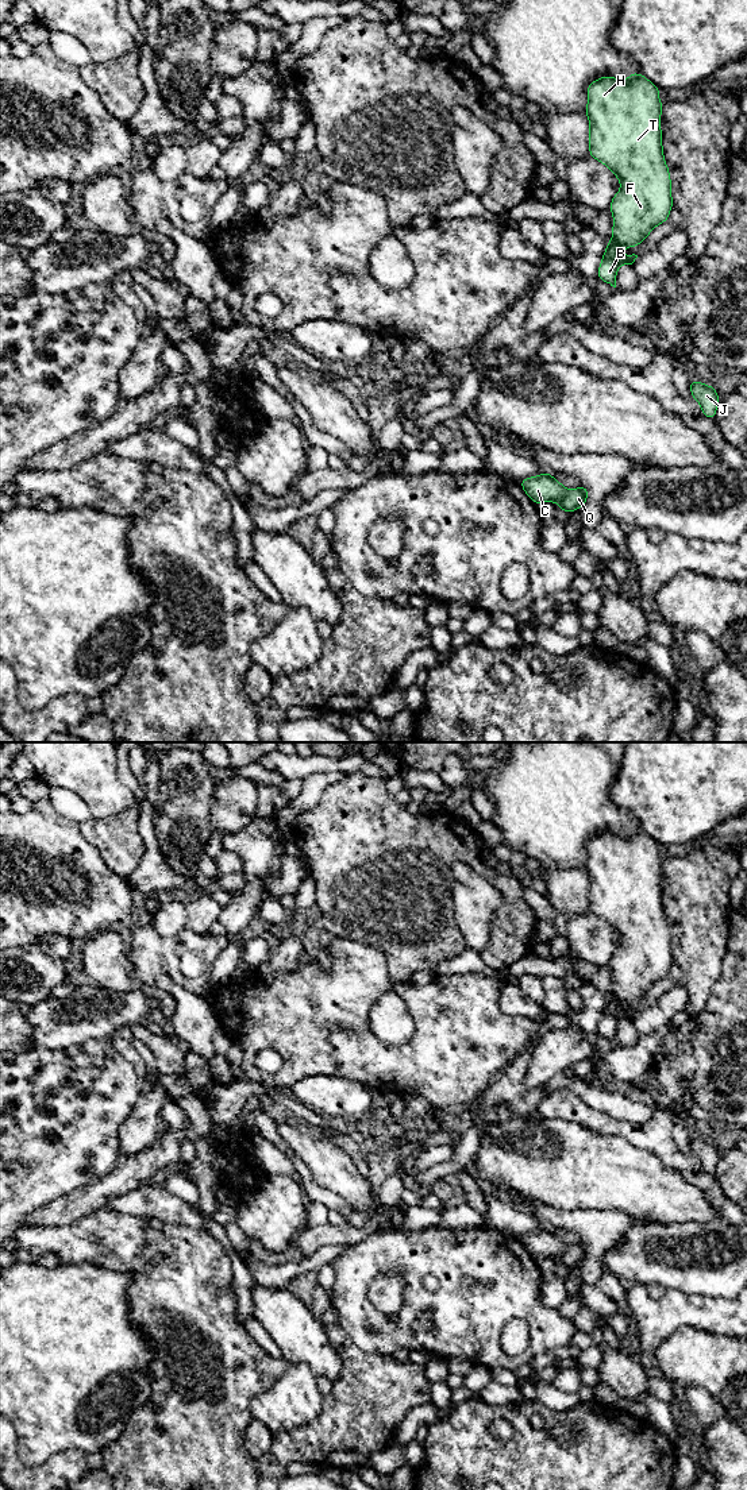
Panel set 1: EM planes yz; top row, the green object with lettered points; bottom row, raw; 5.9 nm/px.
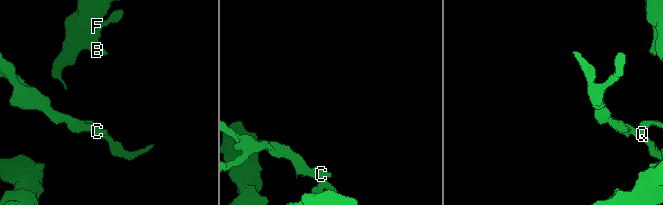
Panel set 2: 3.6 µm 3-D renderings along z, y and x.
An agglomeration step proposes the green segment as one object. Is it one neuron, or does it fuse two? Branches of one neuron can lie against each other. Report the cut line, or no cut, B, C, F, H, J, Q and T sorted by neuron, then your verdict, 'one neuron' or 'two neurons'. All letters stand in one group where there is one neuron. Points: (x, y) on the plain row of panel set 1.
cut in yz along (568, 1246), (558, 1258); B F H J Q T / C; two neurons

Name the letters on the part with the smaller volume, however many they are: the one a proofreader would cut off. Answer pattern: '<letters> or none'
C

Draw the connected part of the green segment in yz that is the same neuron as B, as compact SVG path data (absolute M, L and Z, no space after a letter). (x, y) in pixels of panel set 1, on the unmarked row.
M636 827L625 835L612 831L597 834L588 842L586 850L589 911L605 920L621 941L609 961L613 972L612 996L607 1000L597 1027L600 1035L616 1043L619 1023L632 1020L638 1014L635 1010L624 1012L621 1005L638 1003L656 981L670 973L674 961L670 927L662 902L663 860L659 856L659 844Z

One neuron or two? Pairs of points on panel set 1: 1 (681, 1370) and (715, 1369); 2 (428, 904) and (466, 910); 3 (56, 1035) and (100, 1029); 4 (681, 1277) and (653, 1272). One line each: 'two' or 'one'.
1: one
2: two
3: one
4: one

